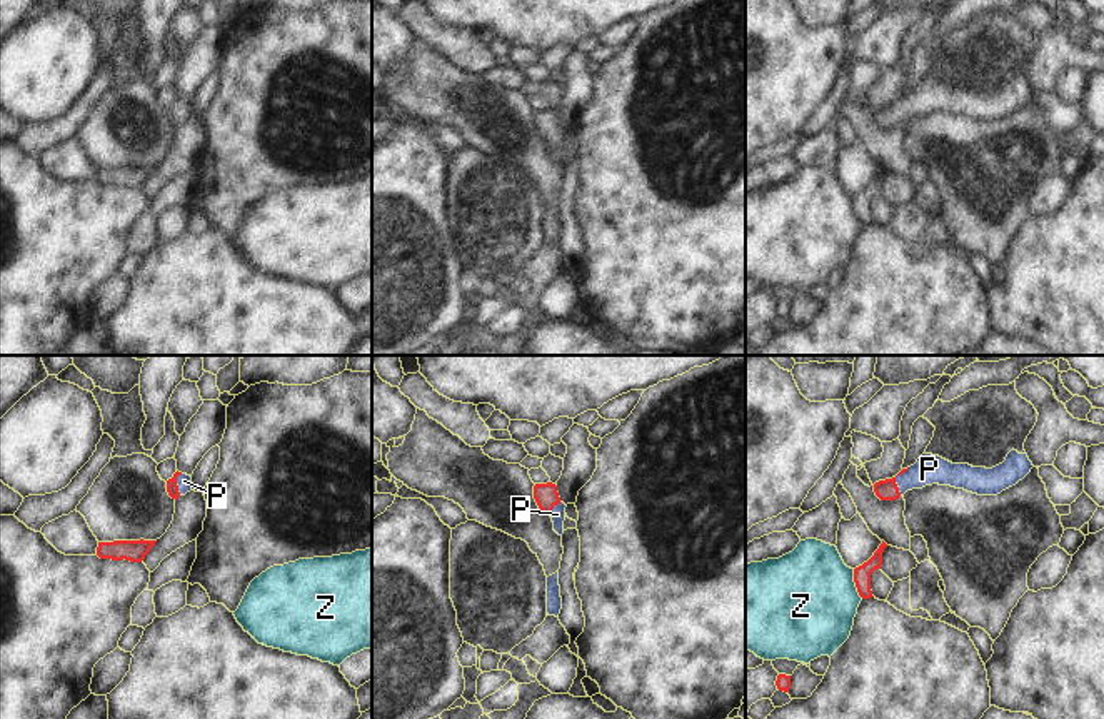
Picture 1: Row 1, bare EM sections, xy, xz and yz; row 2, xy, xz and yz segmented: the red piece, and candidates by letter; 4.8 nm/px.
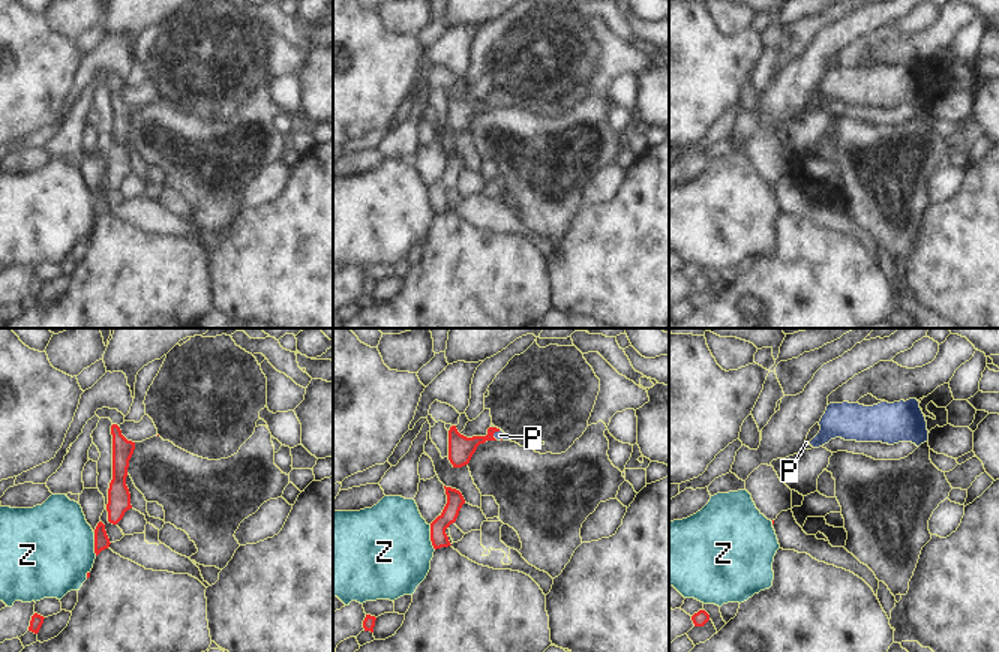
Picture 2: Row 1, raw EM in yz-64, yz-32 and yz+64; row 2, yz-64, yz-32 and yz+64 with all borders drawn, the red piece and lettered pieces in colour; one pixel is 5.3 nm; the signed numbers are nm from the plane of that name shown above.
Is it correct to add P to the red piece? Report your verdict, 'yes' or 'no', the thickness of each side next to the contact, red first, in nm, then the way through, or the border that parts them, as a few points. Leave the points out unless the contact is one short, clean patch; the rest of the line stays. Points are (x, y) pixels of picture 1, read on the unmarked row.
yes; calibres 100 and 150 nm; way yz (888, 115), (894, 105), (909, 105), (929, 95)

